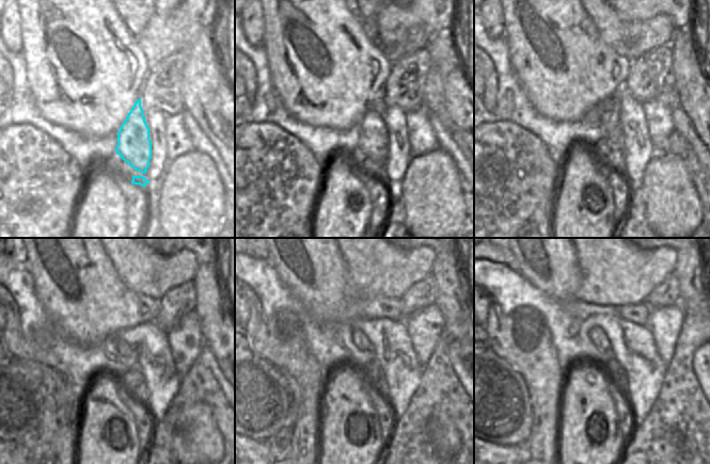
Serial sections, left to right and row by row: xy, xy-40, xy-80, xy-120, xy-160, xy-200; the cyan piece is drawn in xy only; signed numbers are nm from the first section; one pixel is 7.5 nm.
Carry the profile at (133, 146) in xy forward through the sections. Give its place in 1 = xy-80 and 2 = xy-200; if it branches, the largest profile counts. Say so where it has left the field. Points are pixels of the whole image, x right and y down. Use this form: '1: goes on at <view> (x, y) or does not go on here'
1: goes on at xy-80 (611, 129)
2: goes on at xy-200 (599, 352)

